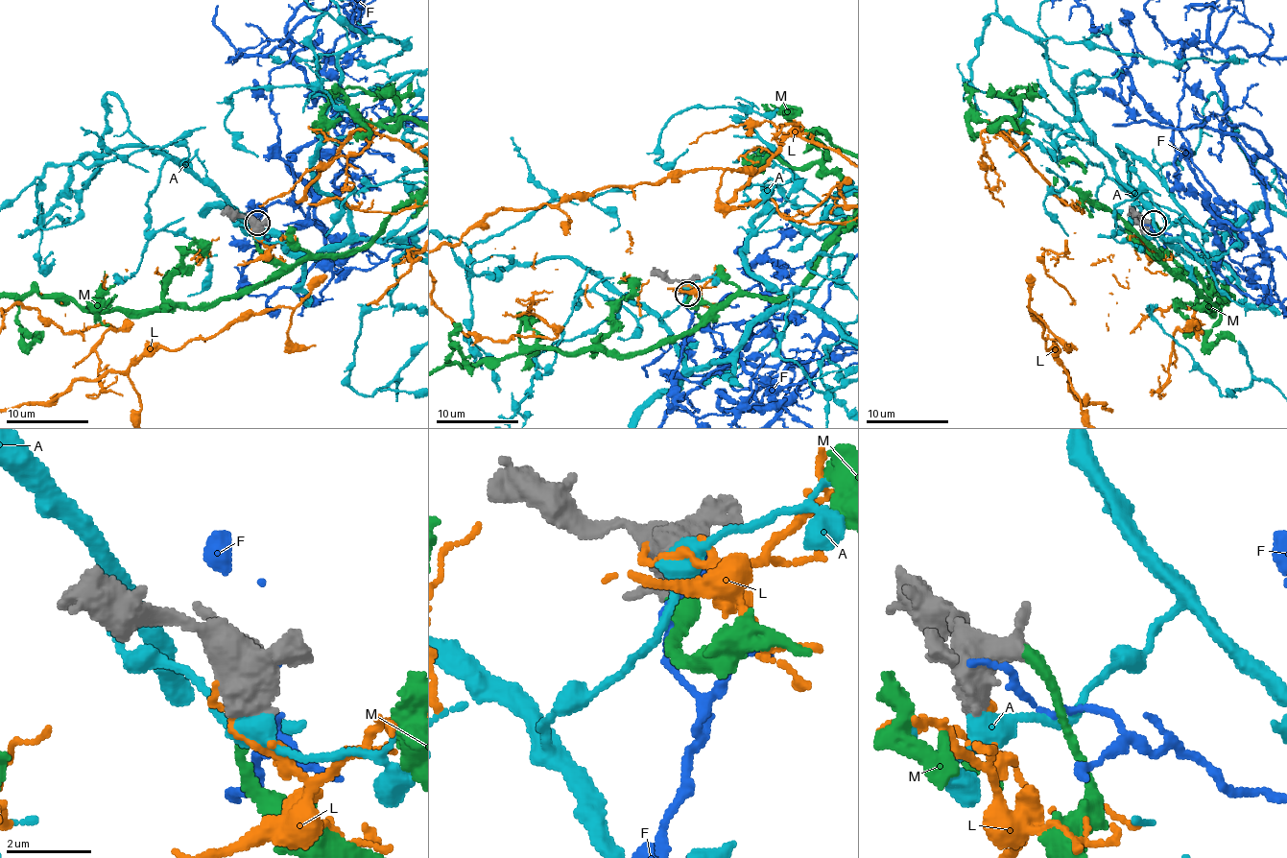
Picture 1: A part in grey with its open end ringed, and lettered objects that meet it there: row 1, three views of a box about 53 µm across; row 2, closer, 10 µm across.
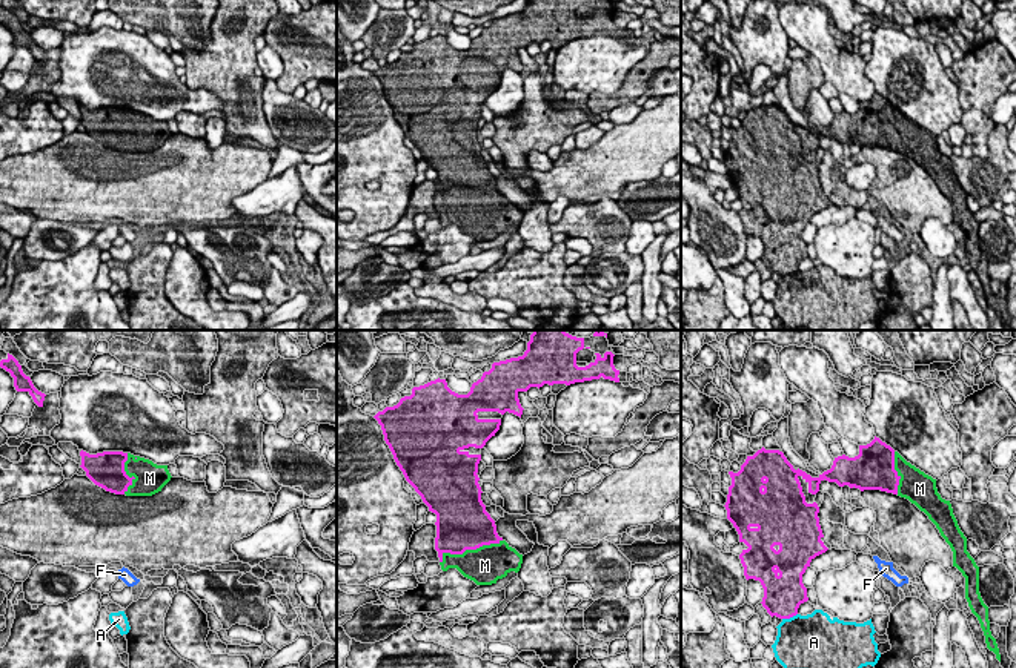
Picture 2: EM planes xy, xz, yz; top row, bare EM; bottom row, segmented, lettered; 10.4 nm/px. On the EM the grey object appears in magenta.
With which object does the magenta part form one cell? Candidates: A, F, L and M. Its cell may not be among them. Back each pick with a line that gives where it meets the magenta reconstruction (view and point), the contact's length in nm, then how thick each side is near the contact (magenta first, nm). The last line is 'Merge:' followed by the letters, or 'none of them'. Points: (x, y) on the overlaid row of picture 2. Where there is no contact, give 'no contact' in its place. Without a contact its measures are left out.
M: meets magenta in xz at (468, 548); contact 700 nm long; 500 nm thick on the magenta side, 400 nm on the other
Merge: M

